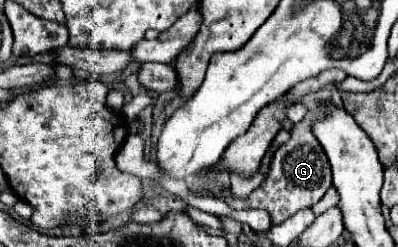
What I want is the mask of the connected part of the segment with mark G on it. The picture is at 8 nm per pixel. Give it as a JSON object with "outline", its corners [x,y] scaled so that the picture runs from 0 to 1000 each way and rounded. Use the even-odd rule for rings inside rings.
{"outline":[[[779,437],[769,478],[739,502],[739,526],[729,534],[734,559],[709,599],[698,599],[683,640],[668,737],[623,810],[593,810],[578,777],[568,777],[568,818],[578,826],[578,842],[663,842],[678,858],[683,907],[704,907],[749,850],[789,834],[819,785],[819,769],[834,753],[834,680],[814,599],[784,543],[784,502],[799,494],[799,478],[819,478],[819,453],[809,453],[804,437]]]}

